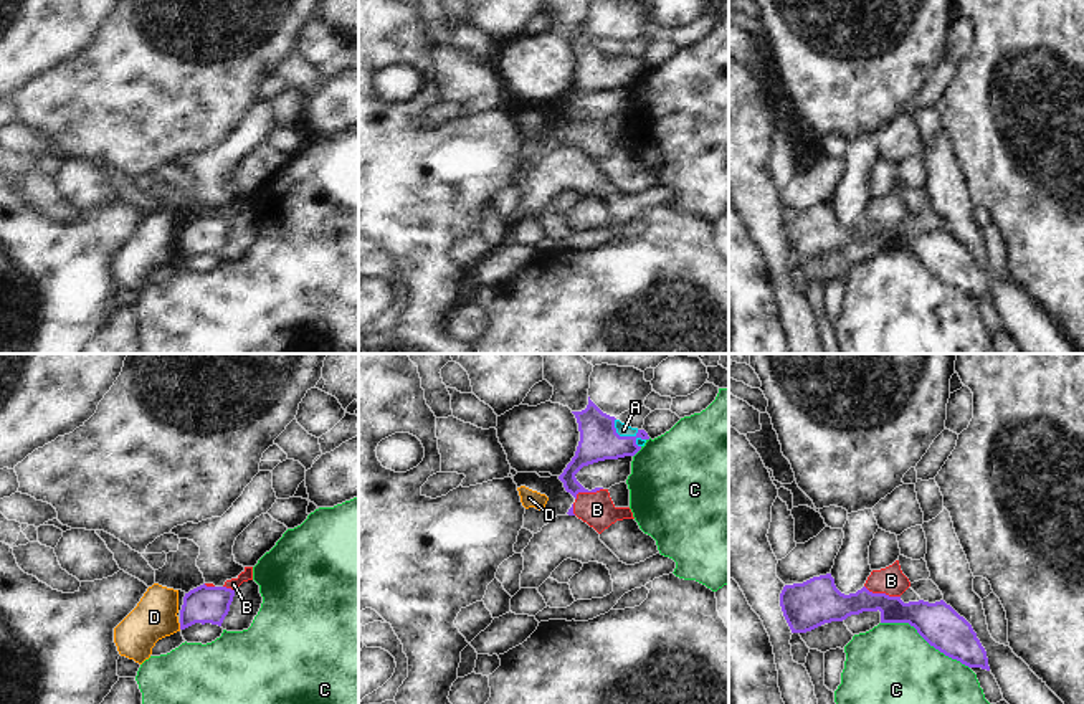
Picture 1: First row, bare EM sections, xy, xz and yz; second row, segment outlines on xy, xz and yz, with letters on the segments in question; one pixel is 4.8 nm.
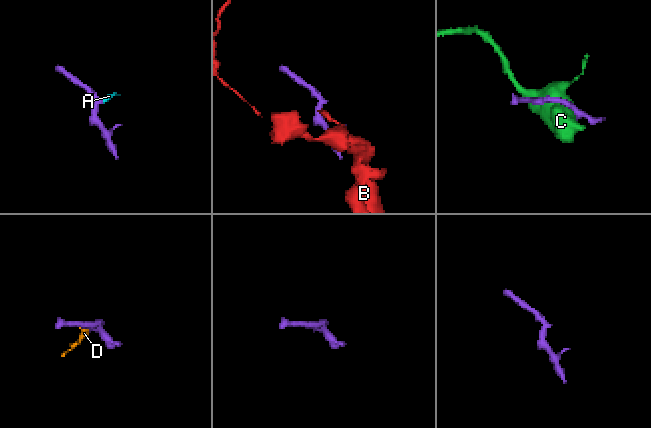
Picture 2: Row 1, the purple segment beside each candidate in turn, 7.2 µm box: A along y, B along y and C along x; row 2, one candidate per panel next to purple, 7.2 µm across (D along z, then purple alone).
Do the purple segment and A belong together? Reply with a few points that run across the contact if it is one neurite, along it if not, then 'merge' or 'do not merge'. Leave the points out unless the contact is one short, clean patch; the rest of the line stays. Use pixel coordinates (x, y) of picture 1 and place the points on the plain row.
line xz (599, 70), (623, 66), (623, 60); merge

